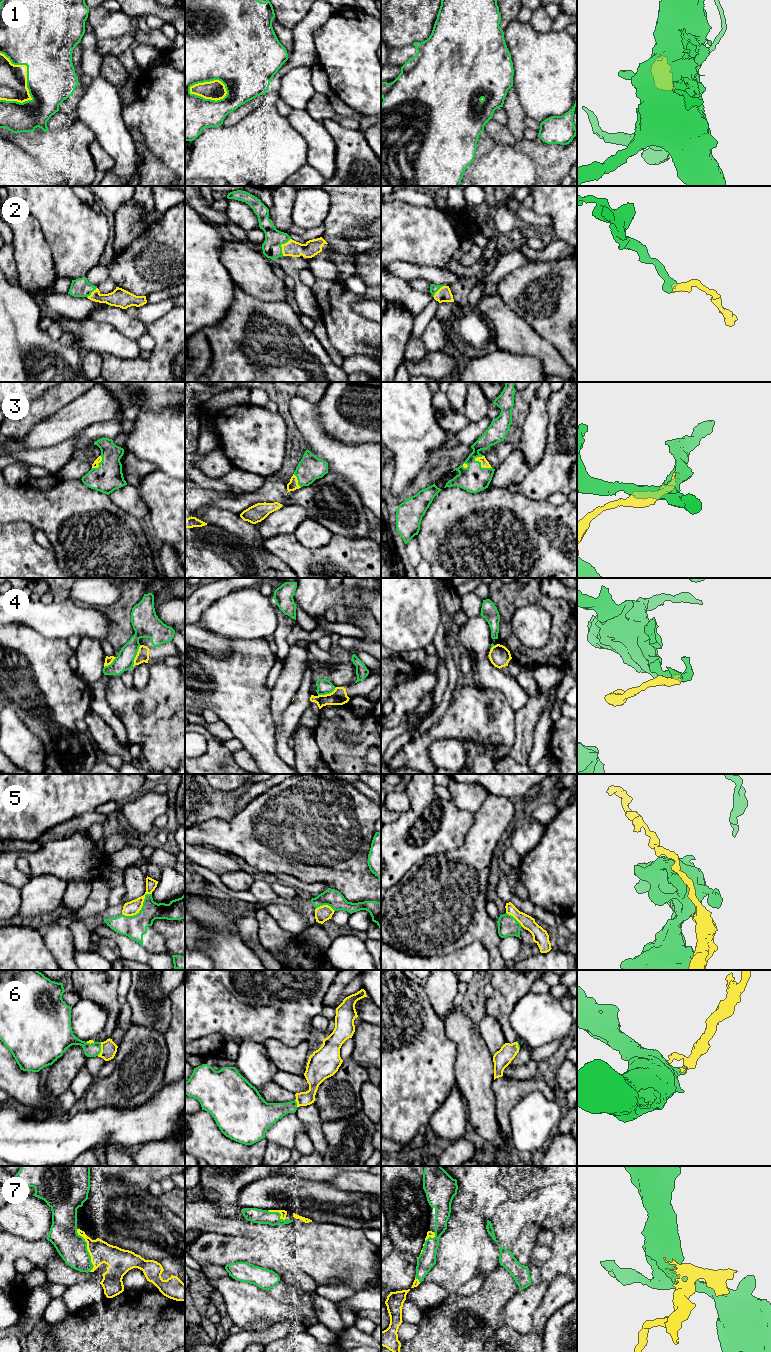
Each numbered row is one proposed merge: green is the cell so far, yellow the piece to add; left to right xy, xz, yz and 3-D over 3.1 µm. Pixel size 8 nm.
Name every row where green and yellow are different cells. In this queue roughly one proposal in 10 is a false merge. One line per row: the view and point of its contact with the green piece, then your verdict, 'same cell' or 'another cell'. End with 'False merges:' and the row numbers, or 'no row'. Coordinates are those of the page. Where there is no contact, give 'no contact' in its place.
1: xy (27, 70) | same cell
2: xz (280, 246) | same cell
3: yz (481, 467) | same cell
4: xy (136, 654) | another cell
5: xy (141, 908) | another cell
6: xy (100, 1049) | same cell
7: xy (87, 1250) | same cell
False merges: 4, 5

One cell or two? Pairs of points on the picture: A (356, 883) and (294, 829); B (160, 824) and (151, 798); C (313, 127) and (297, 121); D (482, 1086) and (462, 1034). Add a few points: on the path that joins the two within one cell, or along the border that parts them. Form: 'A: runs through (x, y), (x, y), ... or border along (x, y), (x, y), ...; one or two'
A: runs through (341, 868), (309, 836); one
B: border along (165, 813), (154, 820), (154, 829); two
C: runs through (309, 127), (301, 121); one
D: runs through (474, 1073), (474, 1063), (470, 1047); one

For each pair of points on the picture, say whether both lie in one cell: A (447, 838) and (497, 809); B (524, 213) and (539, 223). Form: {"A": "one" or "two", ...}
{"A": "two", "B": "one"}

